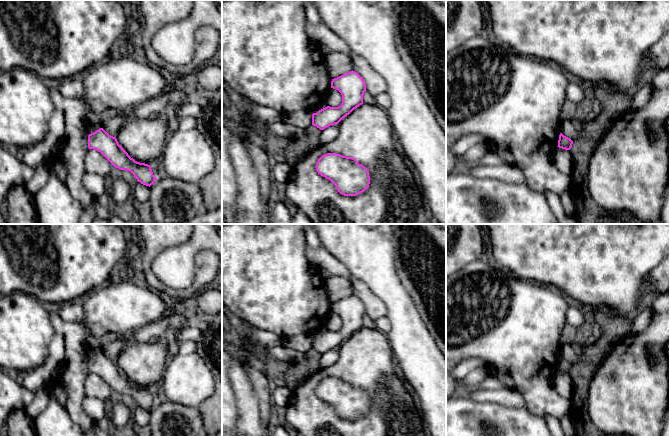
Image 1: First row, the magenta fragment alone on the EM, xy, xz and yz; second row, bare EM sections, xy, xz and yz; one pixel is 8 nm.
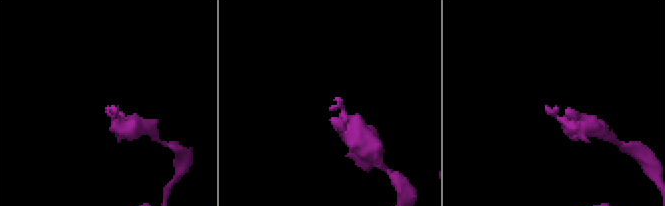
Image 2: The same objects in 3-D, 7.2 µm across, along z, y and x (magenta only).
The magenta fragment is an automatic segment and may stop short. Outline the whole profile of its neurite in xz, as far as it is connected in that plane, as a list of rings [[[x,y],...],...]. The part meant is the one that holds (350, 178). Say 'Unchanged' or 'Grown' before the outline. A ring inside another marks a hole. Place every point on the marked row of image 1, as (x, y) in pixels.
Unchanged. [[[337,153],[322,155],[316,163],[316,171],[330,180],[344,196],[356,196],[370,184],[369,170],[353,157]]]

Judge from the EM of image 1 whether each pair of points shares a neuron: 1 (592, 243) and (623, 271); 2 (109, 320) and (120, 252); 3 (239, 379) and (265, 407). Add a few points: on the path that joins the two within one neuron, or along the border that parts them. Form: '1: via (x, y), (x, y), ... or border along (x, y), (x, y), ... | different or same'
1: via (599, 251), (601, 254), (606, 254), (615, 263) | same
2: border along (111, 279), (90, 291) | different
3: border along (249, 377), (258, 401), (259, 415), (263, 422) | different

